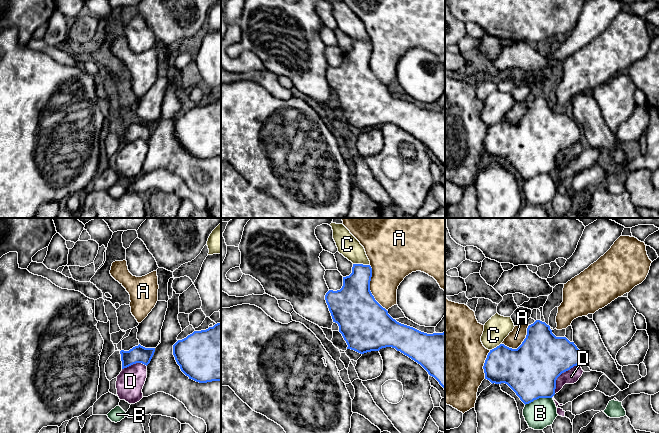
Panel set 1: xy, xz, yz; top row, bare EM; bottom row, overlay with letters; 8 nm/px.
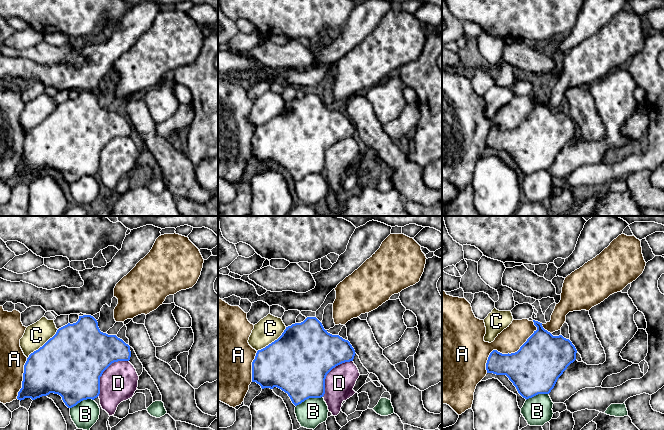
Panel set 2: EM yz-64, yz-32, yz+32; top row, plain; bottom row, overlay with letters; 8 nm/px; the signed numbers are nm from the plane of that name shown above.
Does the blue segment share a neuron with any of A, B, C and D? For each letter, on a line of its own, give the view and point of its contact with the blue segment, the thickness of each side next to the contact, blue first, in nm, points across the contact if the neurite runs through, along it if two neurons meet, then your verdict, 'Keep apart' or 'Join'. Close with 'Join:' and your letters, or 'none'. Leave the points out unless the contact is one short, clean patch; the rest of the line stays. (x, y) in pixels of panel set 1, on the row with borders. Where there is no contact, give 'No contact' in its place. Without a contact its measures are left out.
A: Touches blue at xz (369, 288). Thickness 380 nm (blue) against 300 nm. Keep apart
B: Touches blue at yz (538, 398). Thickness 420 nm (blue) against 240 nm. Keep apart
C: Touches blue at xz (361, 264). Thickness 240 nm (blue) against 170 nm. Keep apart
D: Touches blue at yz (560, 374). Thickness 420 nm (blue) against 120 nm. Boundary: yz (578, 364), (564, 371), (557, 378), (554, 393). Keep apart
Join: none

